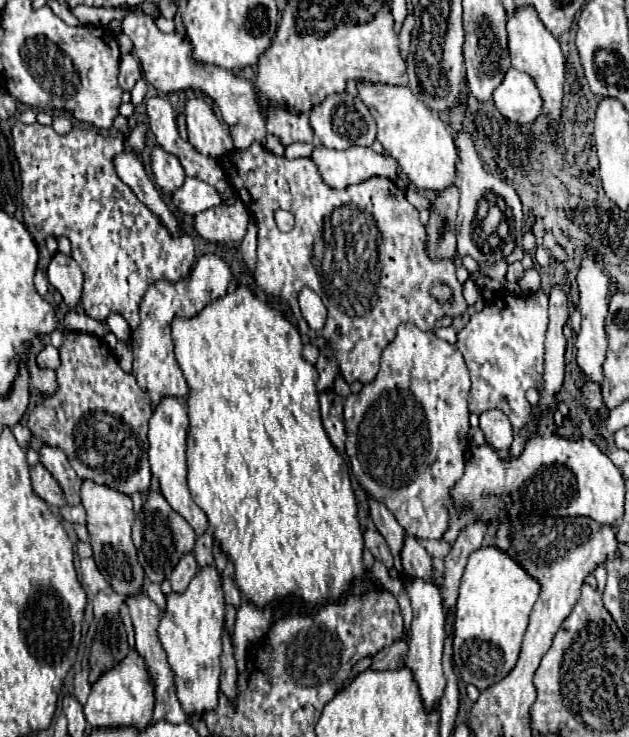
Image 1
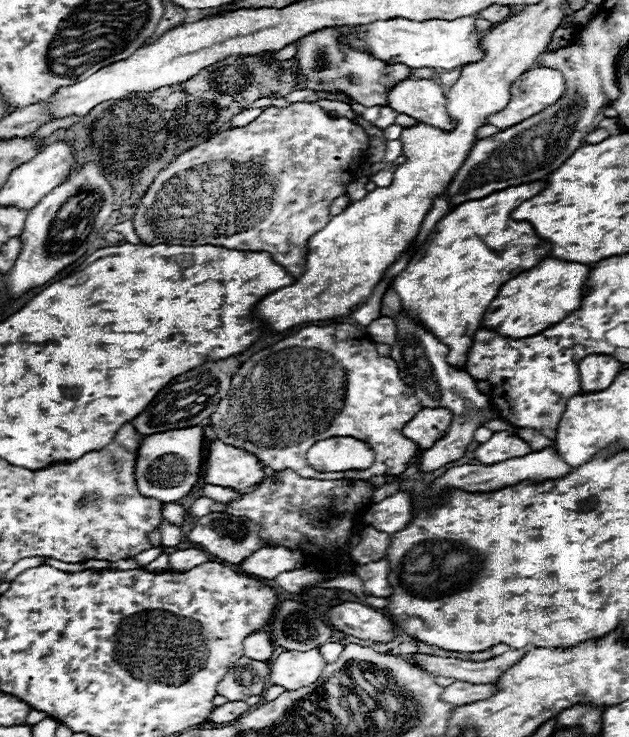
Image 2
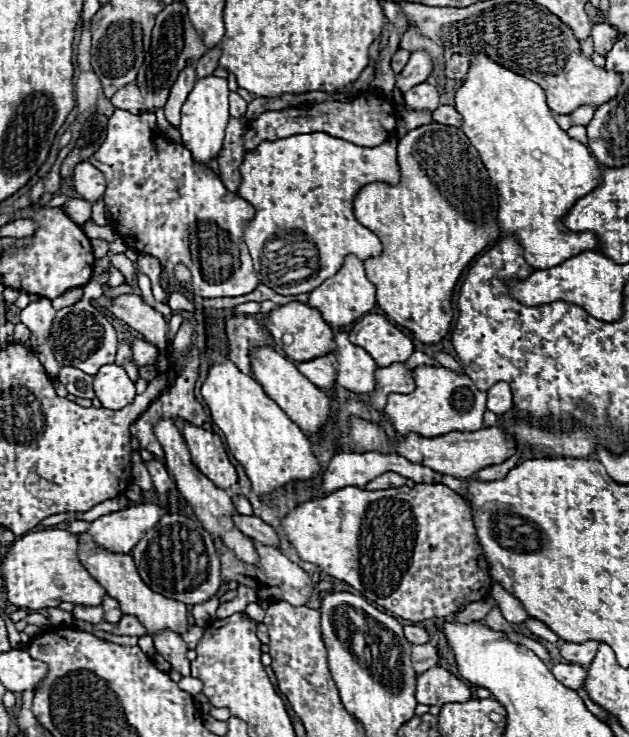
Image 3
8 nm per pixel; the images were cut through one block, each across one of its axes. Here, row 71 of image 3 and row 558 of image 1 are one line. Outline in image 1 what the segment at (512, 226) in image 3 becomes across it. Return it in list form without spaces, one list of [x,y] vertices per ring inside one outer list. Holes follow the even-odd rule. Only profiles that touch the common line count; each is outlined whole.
[[[486,546],[470,554],[460,582],[454,636],[454,668],[464,682],[486,690],[514,668],[538,592],[538,582],[498,548]]]

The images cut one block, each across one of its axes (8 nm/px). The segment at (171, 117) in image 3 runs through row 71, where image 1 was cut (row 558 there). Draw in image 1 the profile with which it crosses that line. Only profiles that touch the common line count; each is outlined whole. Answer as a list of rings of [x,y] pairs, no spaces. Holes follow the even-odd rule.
[[[186,554],[178,566],[174,568],[174,572],[170,574],[170,584],[172,584],[172,590],[174,592],[184,592],[184,588],[190,584],[192,576],[196,576],[198,572],[198,564],[196,564],[196,558],[194,554]]]

